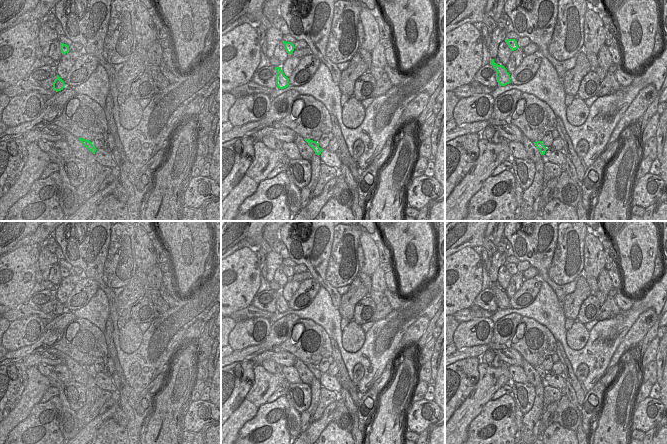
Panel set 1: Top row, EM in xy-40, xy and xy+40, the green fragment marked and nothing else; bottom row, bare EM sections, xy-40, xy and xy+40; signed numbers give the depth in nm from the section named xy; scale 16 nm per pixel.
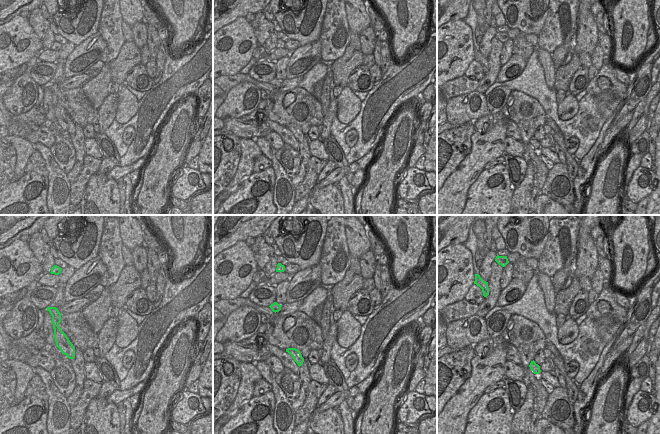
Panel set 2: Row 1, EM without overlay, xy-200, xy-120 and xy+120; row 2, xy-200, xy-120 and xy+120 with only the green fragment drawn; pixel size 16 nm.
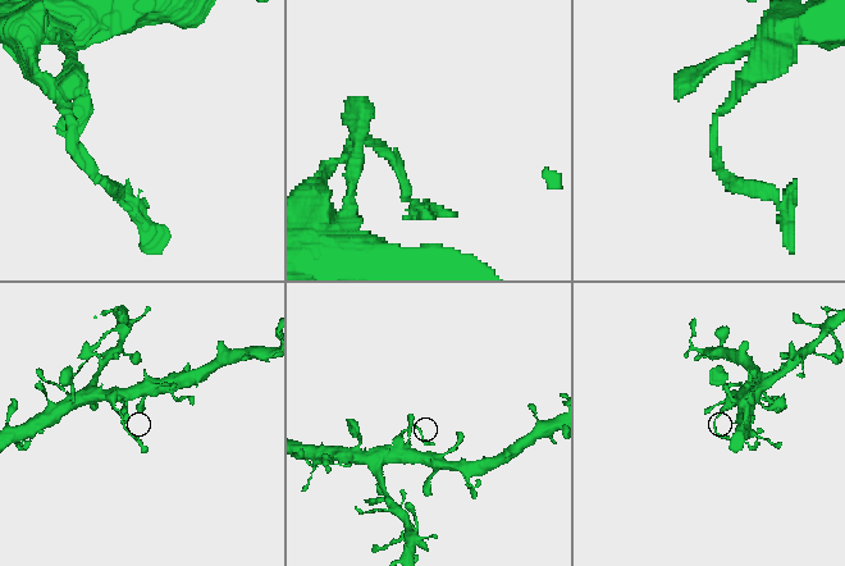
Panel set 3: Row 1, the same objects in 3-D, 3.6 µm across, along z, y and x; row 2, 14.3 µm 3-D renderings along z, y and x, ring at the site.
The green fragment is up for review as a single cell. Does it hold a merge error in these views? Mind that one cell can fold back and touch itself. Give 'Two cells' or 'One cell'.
Two cells

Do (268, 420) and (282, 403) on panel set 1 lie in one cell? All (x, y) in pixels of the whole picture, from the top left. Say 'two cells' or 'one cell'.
one cell

